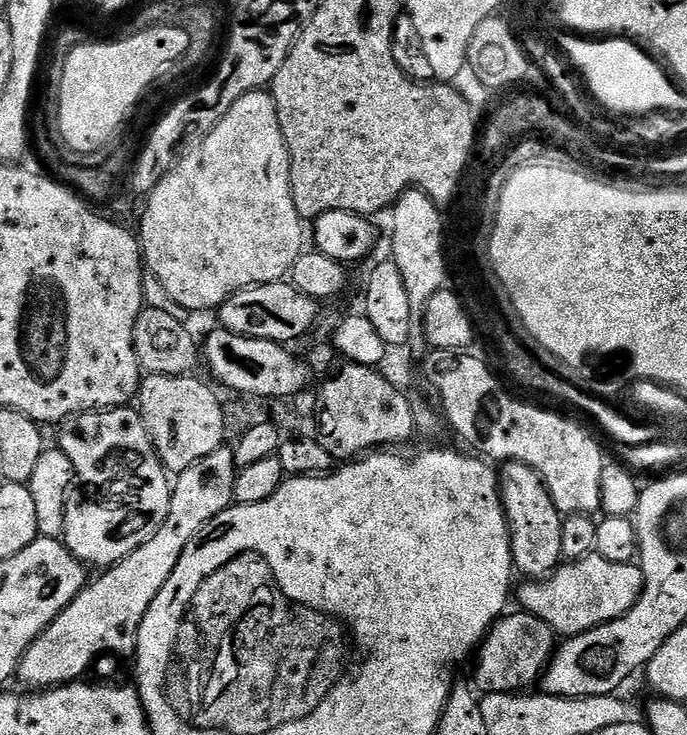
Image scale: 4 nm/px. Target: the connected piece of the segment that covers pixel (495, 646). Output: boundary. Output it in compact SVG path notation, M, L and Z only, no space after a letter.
M523 610L515 611L509 611L492 625L475 653L477 684L475 687L481 693L519 693L521 690L531 689L528 687L532 683L533 687L543 677L544 669L548 667L556 653L558 637L552 627L542 622L542 618L532 616Z

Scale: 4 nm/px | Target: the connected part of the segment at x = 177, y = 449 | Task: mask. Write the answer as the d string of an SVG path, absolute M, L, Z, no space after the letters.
M145 375L140 382L138 411L154 442L154 450L169 473L178 474L194 462L225 447L223 403L202 381L190 376Z

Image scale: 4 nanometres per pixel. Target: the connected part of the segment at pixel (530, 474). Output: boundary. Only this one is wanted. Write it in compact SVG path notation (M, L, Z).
M508 462L499 469L500 500L508 519L512 562L524 578L543 578L556 571L562 560L562 513L556 509L548 487L535 470L525 464Z

